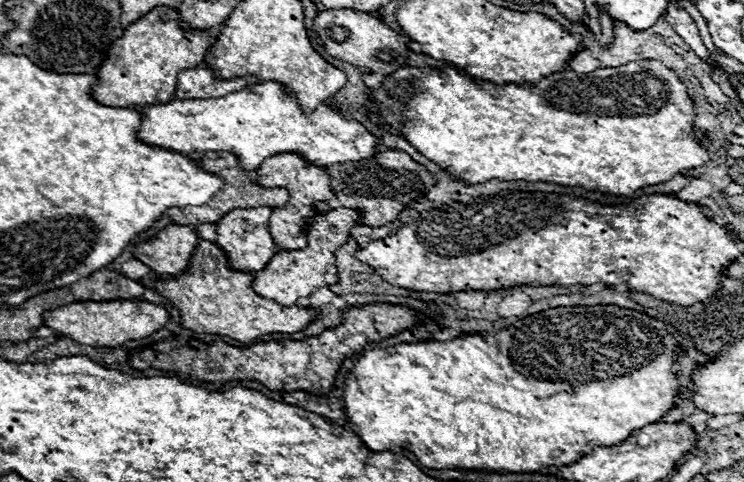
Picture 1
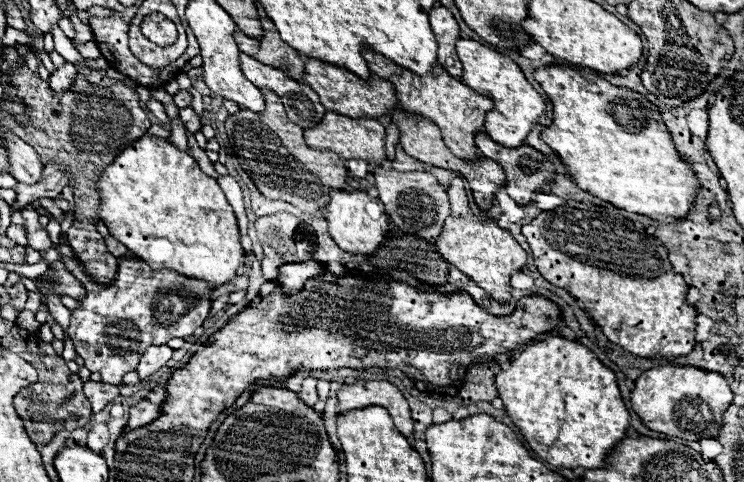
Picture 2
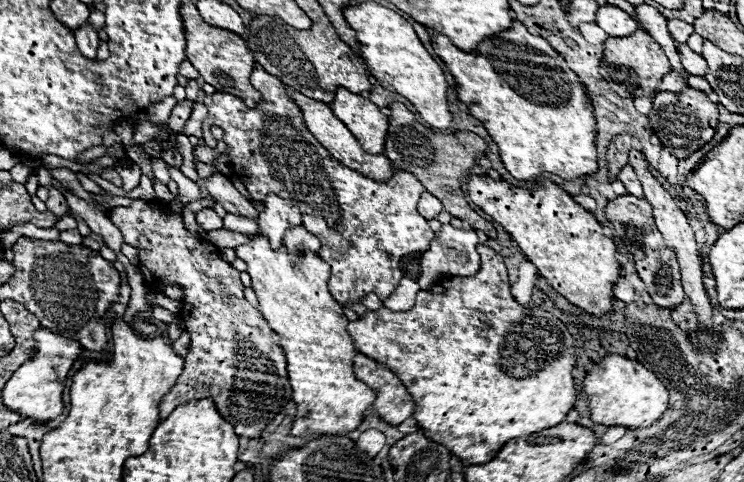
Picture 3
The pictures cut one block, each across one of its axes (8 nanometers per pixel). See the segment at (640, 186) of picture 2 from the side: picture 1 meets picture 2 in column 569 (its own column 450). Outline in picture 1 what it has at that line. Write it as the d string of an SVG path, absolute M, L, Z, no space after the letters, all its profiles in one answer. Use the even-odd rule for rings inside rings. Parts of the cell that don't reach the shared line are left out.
M634 60L634 62L628 62L628 64L618 66L618 68L596 68L594 72L588 72L588 74L566 70L566 72L546 76L536 84L520 84L520 86L516 86L516 84L504 84L502 86L502 84L470 78L464 72L456 70L456 68L444 68L444 70L438 70L438 68L400 68L394 74L388 74L380 88L370 90L370 92L376 100L376 108L380 108L380 114L386 120L388 126L390 126L390 116L392 116L394 118L392 126L400 128L404 138L420 154L434 160L438 166L446 168L452 176L456 176L456 178L460 178L468 184L480 184L480 182L486 182L486 180L492 180L492 178L498 178L498 180L526 180L526 182L550 182L550 184L558 184L558 186L580 186L584 190L596 190L604 196L610 196L610 194L632 196L636 190L640 190L644 186L672 180L682 170L704 166L710 160L708 142L702 142L694 134L694 116L696 116L696 112L694 112L694 102L688 96L686 82L678 74L674 74L674 70L666 68L658 60Z

